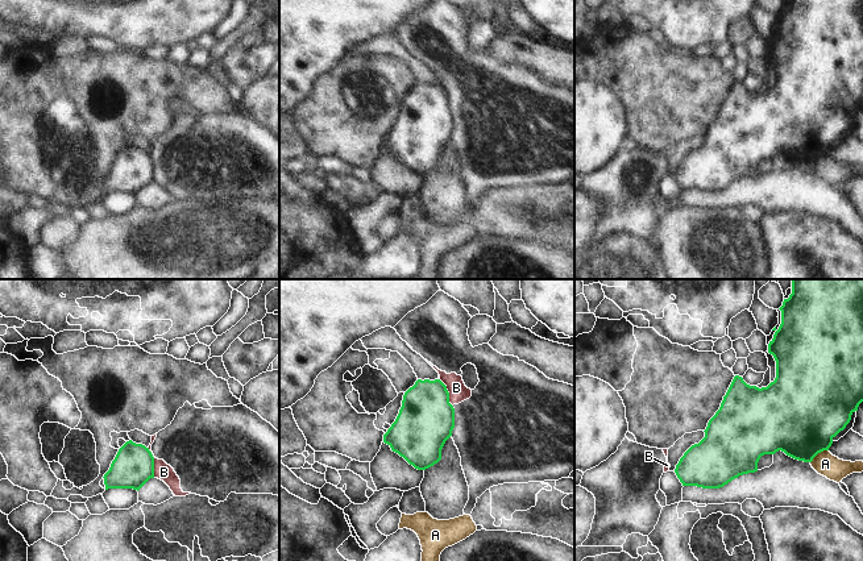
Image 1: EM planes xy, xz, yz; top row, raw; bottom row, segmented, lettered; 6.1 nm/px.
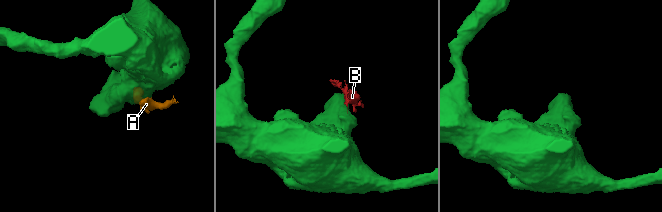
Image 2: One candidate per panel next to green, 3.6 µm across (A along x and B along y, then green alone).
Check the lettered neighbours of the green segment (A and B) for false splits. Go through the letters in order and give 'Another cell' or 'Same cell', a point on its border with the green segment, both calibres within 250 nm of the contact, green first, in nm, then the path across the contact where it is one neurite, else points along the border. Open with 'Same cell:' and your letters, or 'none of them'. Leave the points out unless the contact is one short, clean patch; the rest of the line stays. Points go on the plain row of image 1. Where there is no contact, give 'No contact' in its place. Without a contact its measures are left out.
Same cell: none of them
A: Another cell. Touches green at yz (818, 157). Thickness 480 nm (green) against 140 nm. Boundary: yz (828, 154), (818, 158), (810, 167)
B: Another cell. Touches green at xy (153, 167). Thickness 260 nm (green) against 110 nm. Boundary: xy (148, 153), (153, 162), (154, 182).

